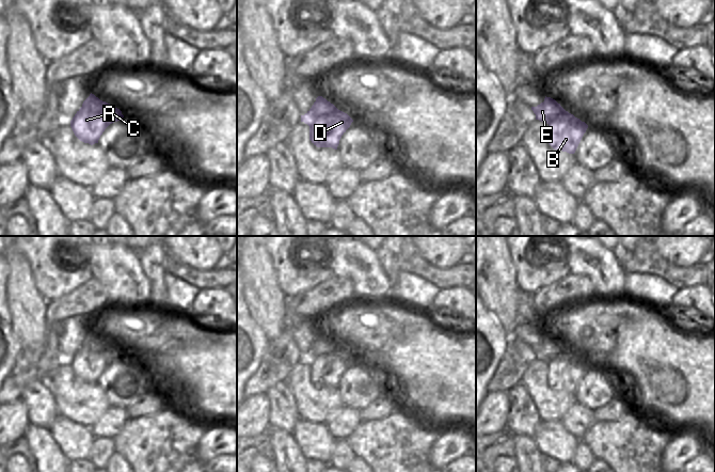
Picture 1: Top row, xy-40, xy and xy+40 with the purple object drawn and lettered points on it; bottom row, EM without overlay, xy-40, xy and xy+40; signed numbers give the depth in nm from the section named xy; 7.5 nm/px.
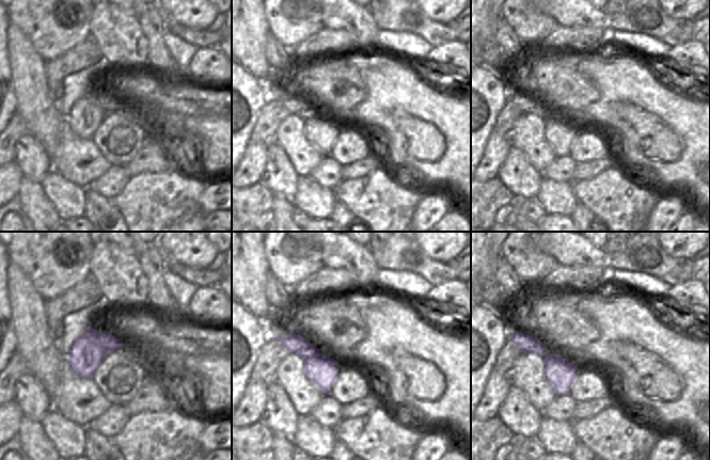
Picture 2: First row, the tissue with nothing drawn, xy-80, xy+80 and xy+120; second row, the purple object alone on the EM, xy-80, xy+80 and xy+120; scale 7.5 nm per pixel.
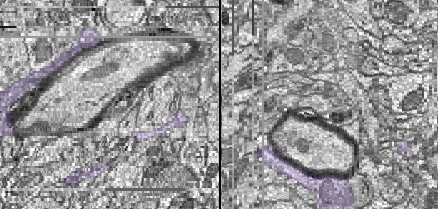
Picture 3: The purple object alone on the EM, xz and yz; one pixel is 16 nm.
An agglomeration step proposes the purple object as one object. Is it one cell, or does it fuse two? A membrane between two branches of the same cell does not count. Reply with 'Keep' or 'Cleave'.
Cleave.

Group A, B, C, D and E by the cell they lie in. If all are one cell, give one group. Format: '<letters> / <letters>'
A B C D / E

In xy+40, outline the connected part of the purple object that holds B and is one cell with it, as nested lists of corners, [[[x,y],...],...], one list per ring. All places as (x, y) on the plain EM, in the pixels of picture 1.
[[[565,350],[549,363],[546,379],[554,389],[574,393],[587,367],[585,361]]]

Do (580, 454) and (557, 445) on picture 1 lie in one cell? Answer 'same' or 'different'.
different

